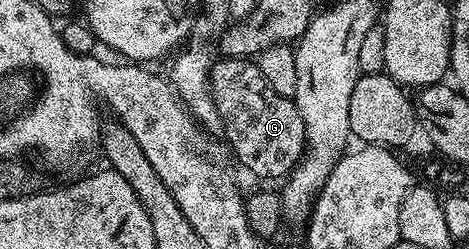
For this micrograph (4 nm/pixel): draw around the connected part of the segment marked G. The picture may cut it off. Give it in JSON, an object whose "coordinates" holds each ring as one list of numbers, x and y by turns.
{"coordinates":[[223,57,211,66,211,94,213,103,217,103,217,111,223,124,222,136,227,137,235,157,255,177,279,177,283,179,298,165,307,147,307,128,297,111,294,100,290,96,282,97,267,82,267,77,254,60,241,57]]}

